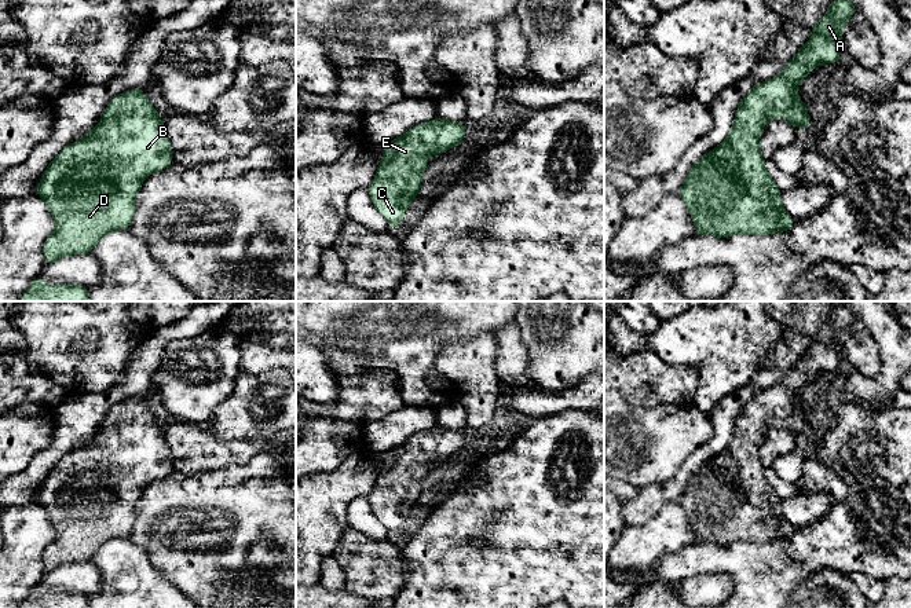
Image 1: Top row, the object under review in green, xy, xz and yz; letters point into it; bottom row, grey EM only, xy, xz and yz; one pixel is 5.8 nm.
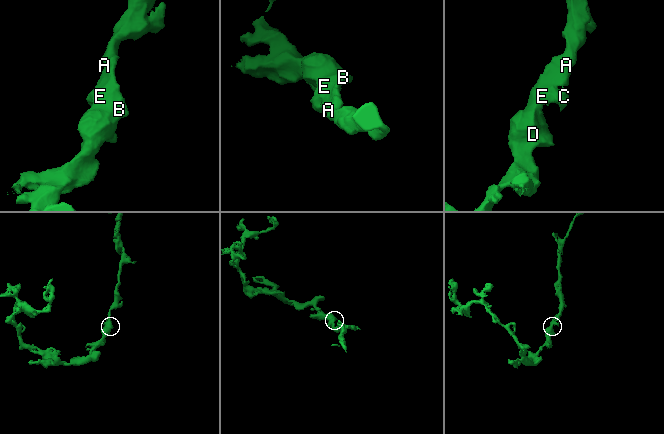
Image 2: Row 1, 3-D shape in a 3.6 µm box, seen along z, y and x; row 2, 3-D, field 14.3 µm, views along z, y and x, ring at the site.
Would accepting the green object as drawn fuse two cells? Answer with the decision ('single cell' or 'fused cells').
single cell

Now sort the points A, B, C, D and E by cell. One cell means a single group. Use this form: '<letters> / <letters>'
A B C D E

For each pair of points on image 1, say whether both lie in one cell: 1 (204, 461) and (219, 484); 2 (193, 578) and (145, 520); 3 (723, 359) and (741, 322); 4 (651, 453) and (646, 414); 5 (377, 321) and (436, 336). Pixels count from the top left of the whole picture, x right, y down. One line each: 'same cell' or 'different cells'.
1: different cells
2: same cell
3: same cell
4: same cell
5: same cell

